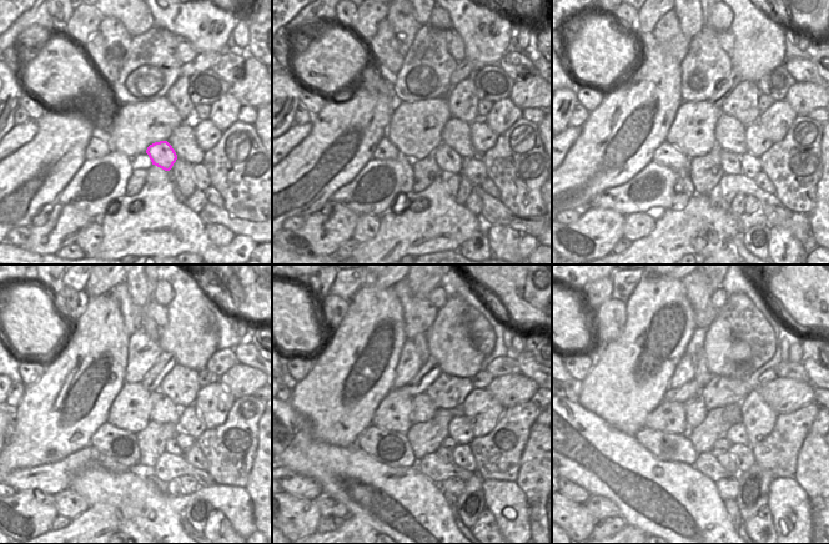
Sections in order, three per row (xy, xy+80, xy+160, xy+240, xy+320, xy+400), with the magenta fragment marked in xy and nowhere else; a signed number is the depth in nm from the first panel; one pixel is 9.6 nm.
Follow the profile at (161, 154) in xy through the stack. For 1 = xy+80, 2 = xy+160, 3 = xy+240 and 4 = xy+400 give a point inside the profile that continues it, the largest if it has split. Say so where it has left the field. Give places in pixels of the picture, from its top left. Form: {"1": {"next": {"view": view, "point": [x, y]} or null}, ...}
{"1": {"next": {"view": "xy+80", "point": [448, 161]}}, "2": {"next": {"view": "xy+160", "point": [730, 162]}}, "3": {"next": {"view": "xy+240", "point": [171, 447]}}, "4": {"next": {"view": "xy+400", "point": [725, 461]}}}

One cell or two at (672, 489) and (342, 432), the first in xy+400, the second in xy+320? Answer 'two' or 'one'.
two

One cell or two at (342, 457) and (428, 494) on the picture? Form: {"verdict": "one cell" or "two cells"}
{"verdict": "one cell"}

